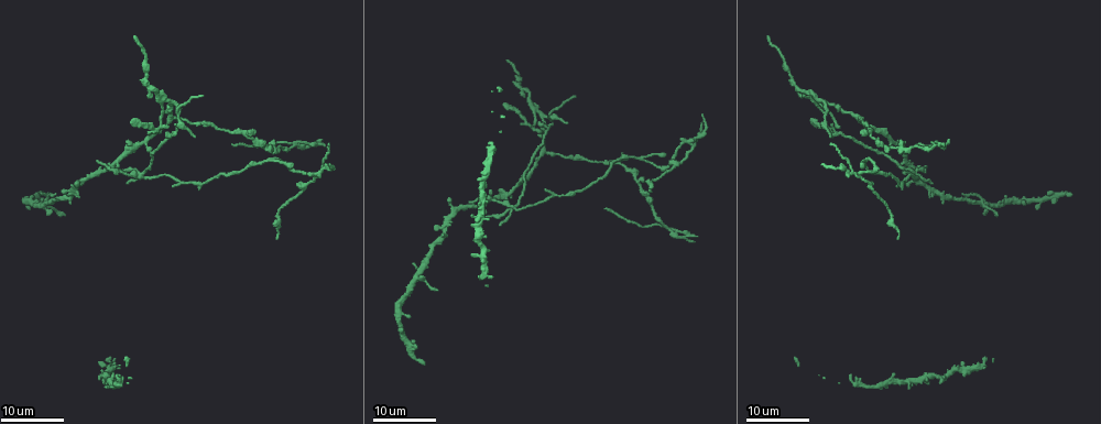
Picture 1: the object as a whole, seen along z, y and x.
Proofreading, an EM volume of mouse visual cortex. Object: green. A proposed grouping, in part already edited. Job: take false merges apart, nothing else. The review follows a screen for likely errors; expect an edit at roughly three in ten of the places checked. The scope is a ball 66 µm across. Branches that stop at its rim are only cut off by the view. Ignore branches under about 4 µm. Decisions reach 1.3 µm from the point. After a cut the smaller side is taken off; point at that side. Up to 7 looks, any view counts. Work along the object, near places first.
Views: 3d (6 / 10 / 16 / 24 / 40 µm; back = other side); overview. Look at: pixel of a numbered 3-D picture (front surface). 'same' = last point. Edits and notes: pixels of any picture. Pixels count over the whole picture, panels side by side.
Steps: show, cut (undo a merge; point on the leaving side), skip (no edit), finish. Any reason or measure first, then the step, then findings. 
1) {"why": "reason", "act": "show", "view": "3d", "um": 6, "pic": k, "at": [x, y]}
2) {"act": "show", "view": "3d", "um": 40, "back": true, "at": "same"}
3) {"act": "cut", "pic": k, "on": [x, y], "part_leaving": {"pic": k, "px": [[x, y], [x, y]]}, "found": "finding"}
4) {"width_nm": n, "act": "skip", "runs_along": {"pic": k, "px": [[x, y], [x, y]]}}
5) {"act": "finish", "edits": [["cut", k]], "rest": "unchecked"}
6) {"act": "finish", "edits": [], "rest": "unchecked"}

{"why": "three arms meet", "act": "show", "view": "3d", "um": 24, "pic": 1, "at": [544, 153]}

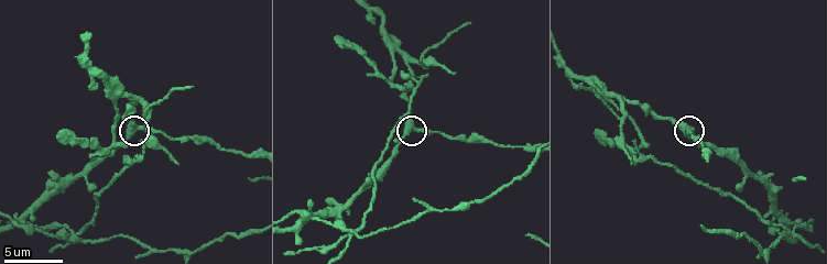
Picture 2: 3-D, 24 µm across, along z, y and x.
{"act": "show", "view": "3d", "um": 6, "pic": 2, "at": [135, 126]}

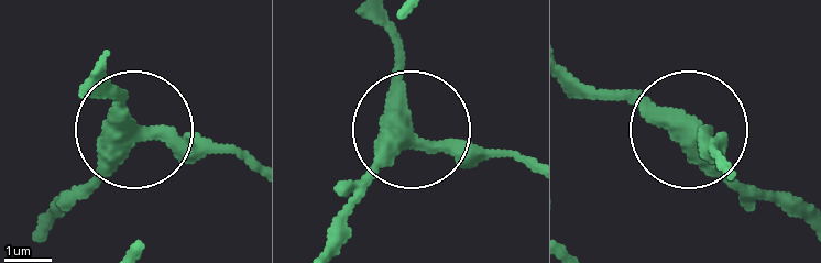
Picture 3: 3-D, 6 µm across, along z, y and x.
{"width_nm": 400, "act": "cut", "pic": 3, "on": [181, 139], "part_leaving": {"pic": 3, "px": [[122, 135], [248, 155]]}, "found": "two cells meet here"}

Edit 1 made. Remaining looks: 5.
{"why": "redraw", "act": "show", "view": "overview"}

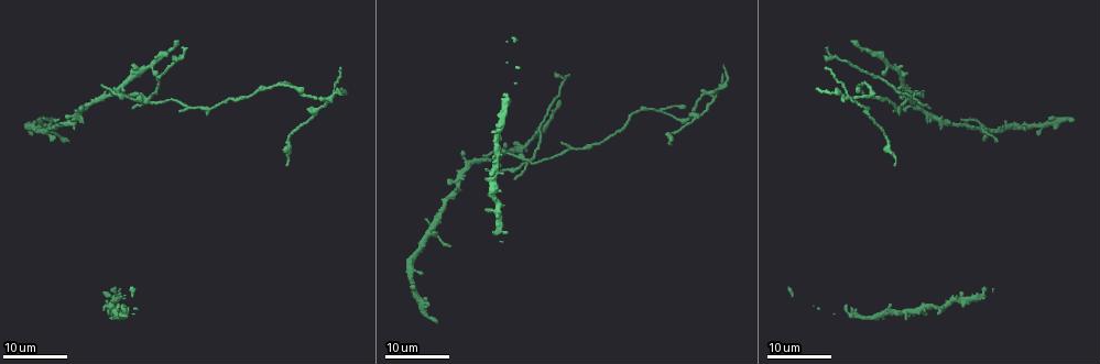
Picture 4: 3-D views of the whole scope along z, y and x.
{"act": "show", "view": "3d", "um": 24, "pic": 4, "at": [118, 94]}

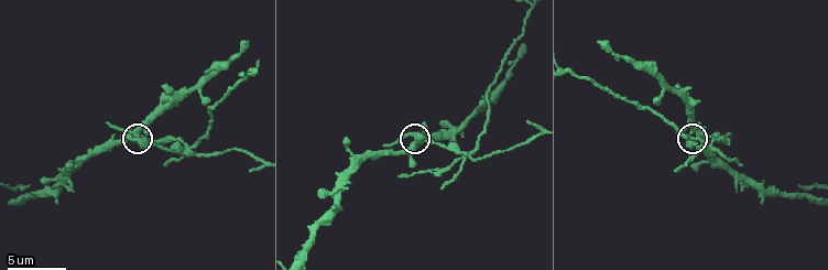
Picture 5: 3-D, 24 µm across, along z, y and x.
{"act": "show", "view": "3d", "um": 10, "pic": 5, "at": [139, 137]}

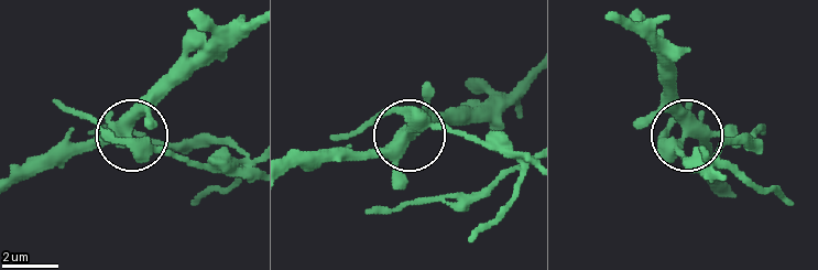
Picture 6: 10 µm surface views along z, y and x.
{"arms": 5, "act": "cut", "pic": 6, "on": [181, 158], "found": "a second cell is stuck on"}

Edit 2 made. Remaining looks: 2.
{"why": "four-way junction", "act": "show", "view": "3d", "um": 16, "pic": 4, "at": [430, 234]}

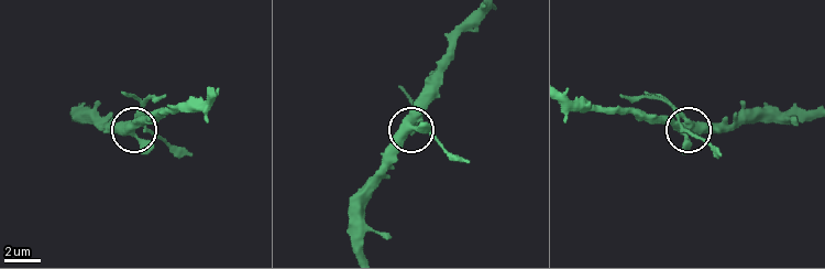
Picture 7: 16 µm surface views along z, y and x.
{"why": "zoom in", "act": "show", "view": "3d", "um": 6, "pic": 7, "at": [135, 137]}

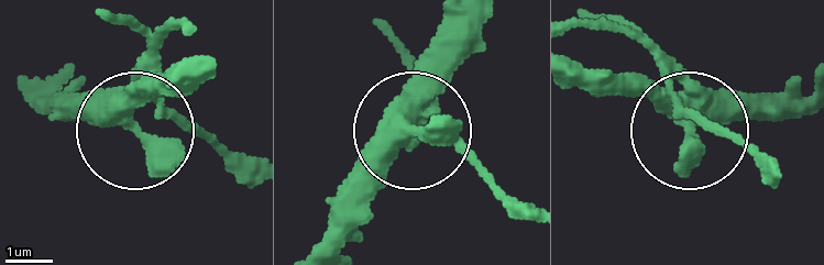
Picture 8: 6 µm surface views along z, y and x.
{"side_arm_um": 17, "act": "cut", "pic": 8, "on": [149, 41], "part_leaving": {"pic": 8, "px": [[691, 92], [624, 33], [577, 25]]}, "found": "two cells meet here"}

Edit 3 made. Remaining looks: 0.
{"act": "finish", "edits": [["cut", 3], ["cut", 6], ["cut", 8]], "rest": "unchecked"}

